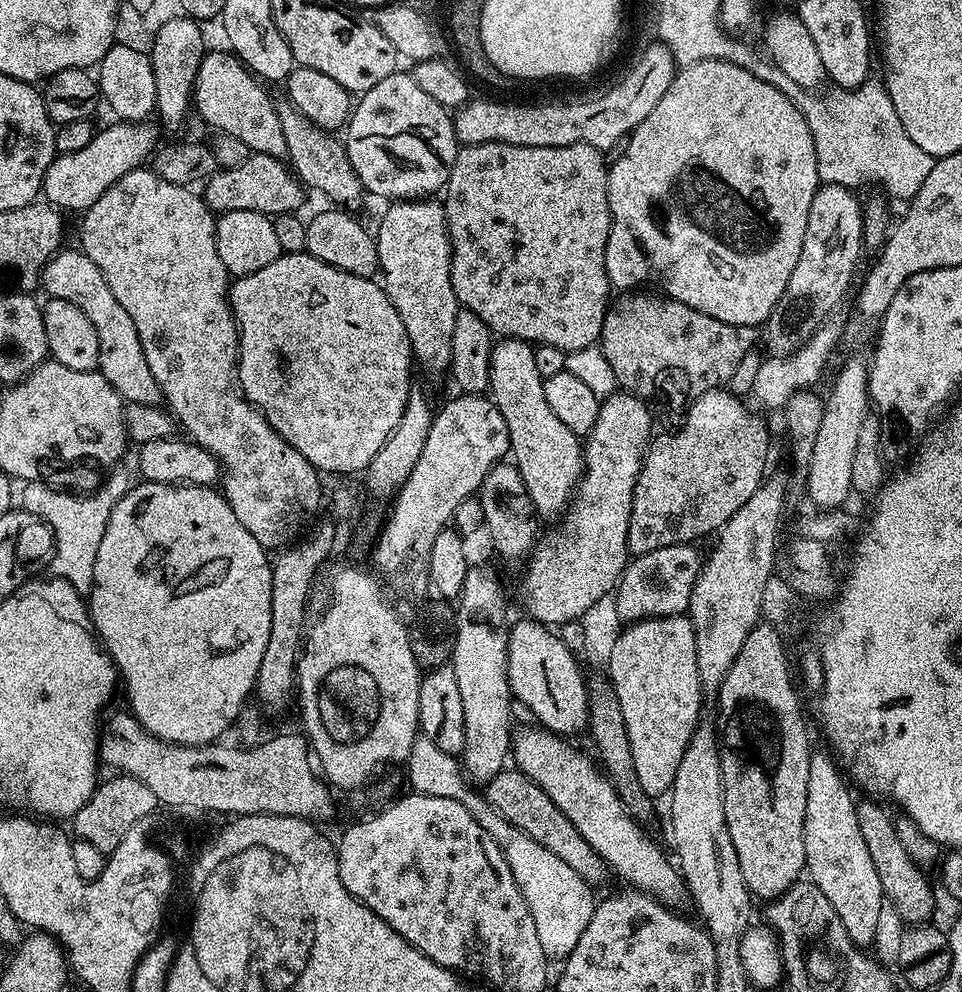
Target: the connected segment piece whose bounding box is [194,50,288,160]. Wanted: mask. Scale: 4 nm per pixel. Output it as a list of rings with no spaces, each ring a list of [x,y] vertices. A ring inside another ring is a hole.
[[[205,51],[202,66],[198,66],[194,89],[194,112],[212,128],[220,128],[223,135],[246,142],[253,153],[265,152],[284,160],[288,155],[282,122],[276,113],[274,100],[264,93],[265,85],[249,72],[248,68],[231,51]]]

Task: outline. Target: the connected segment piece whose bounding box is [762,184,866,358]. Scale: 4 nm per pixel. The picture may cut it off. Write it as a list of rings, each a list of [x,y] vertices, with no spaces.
[[[821,184],[810,204],[810,218],[806,222],[806,238],[802,238],[802,254],[782,298],[774,306],[762,328],[762,344],[768,347],[767,355],[772,358],[787,358],[802,348],[807,340],[833,315],[831,313],[844,300],[844,295],[853,287],[852,275],[856,272],[856,263],[860,260],[860,248],[864,244],[864,217],[862,204],[856,201],[857,193],[851,188],[837,184]]]

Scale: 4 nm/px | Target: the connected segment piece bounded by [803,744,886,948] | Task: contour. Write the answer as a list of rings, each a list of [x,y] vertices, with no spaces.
[[[827,745],[811,749],[810,779],[807,782],[806,815],[803,818],[803,852],[807,875],[842,919],[846,932],[857,947],[869,947],[878,934],[886,897],[871,861],[870,850],[858,827],[856,800],[839,774]]]

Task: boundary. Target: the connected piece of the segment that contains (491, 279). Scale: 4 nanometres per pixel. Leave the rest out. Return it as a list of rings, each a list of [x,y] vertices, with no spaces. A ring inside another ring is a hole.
[[[486,142],[485,144],[466,144],[457,151],[454,158],[454,166],[450,170],[450,178],[442,189],[442,203],[444,213],[446,214],[446,227],[448,228],[448,237],[450,238],[450,246],[452,247],[450,282],[454,286],[456,301],[460,303],[461,308],[468,308],[474,314],[478,314],[478,318],[482,318],[482,322],[486,322],[488,329],[497,337],[524,340],[533,346],[537,344],[558,346],[558,350],[562,350],[566,354],[574,350],[593,347],[599,341],[604,316],[607,314],[610,305],[610,297],[608,298],[610,285],[608,283],[608,275],[606,274],[606,242],[612,229],[612,215],[610,214],[610,202],[608,201],[609,165],[606,163],[606,160],[604,164],[604,156],[605,153],[601,149],[582,143],[571,144],[570,146],[514,146],[513,144],[503,144],[502,142]]]

